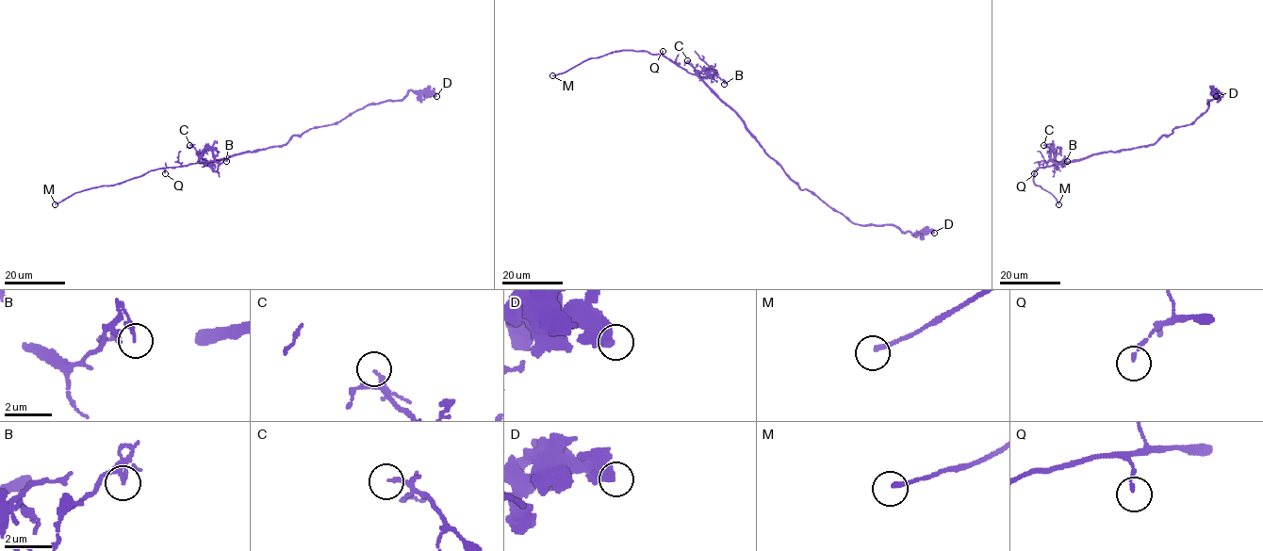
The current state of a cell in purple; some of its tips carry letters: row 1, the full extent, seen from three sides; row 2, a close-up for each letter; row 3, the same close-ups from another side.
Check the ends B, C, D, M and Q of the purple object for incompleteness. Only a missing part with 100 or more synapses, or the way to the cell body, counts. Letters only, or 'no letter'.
M

